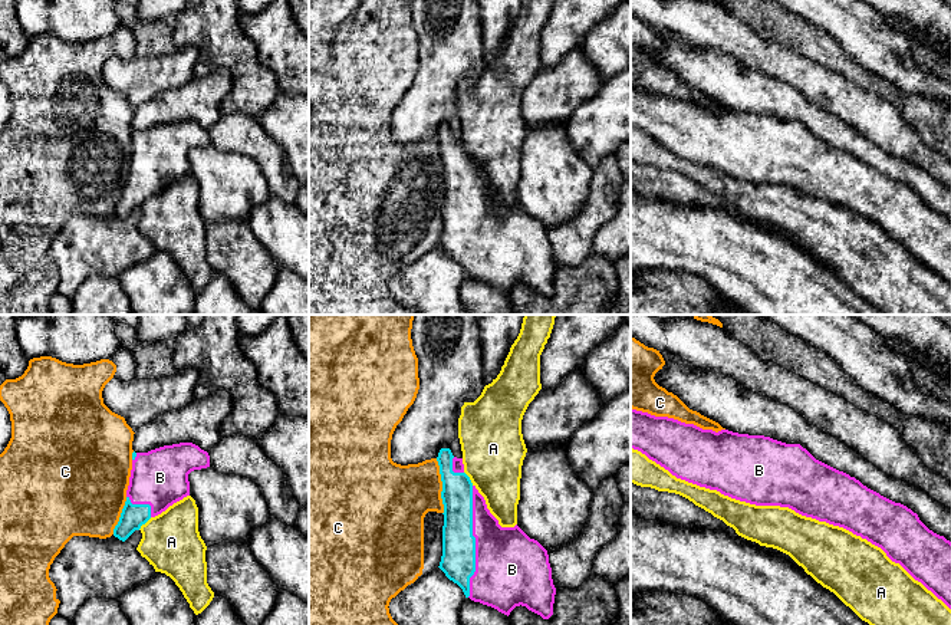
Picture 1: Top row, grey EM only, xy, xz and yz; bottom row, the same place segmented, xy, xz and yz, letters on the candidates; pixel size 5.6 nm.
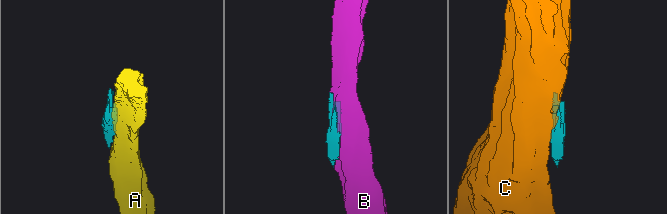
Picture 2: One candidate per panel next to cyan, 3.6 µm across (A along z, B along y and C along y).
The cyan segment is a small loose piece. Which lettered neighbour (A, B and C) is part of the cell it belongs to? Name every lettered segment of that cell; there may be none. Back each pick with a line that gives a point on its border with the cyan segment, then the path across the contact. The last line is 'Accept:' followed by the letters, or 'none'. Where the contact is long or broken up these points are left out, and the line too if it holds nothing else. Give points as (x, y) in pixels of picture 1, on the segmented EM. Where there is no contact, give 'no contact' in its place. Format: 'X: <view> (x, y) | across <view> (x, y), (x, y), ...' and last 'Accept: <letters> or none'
B: xz (474, 542)
Accept: B

